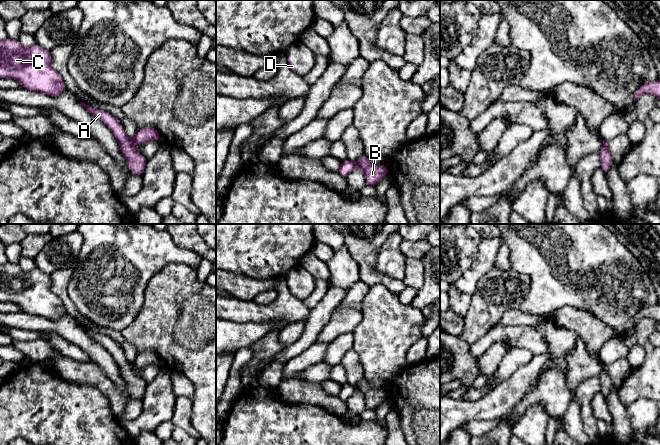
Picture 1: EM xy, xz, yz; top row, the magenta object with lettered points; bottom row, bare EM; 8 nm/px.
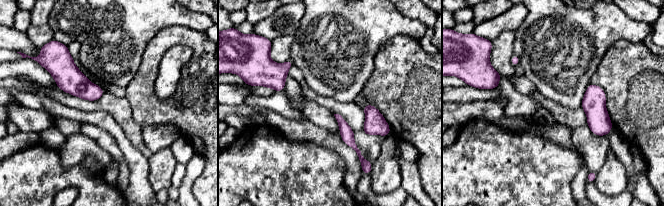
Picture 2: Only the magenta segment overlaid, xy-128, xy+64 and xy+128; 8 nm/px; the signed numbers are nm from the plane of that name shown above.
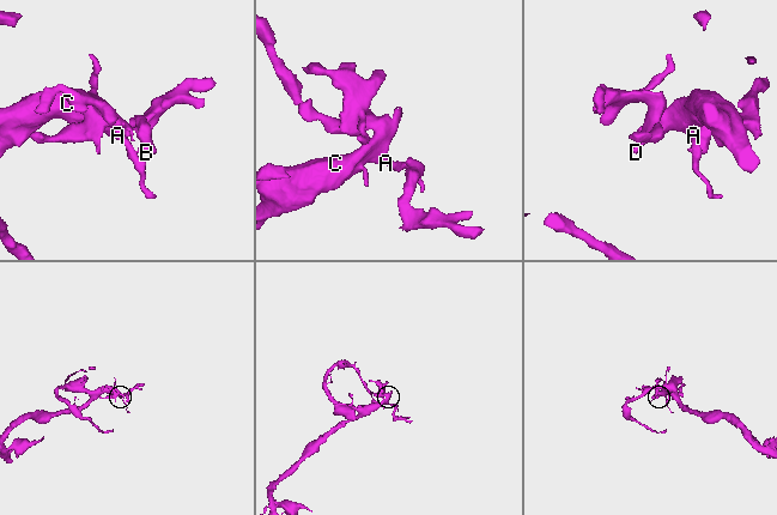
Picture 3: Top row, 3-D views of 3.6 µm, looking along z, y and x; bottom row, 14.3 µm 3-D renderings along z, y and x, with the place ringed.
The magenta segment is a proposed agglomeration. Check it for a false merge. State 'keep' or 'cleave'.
cleave

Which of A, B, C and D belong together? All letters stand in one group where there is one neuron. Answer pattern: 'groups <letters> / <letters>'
groups A C D / B

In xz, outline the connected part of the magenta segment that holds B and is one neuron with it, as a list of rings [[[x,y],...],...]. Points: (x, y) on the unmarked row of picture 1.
[[[363,379],[358,385],[357,390],[361,392],[364,397],[368,409],[377,410],[389,397],[388,391],[384,389],[372,388],[366,379]]]

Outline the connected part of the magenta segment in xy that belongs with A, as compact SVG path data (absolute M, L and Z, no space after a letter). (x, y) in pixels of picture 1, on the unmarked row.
M84 326L80 327L87 335L100 343L112 355L119 367L121 377L127 384L129 394L142 401L148 383L134 374L132 364L128 362L119 345L106 335L92 332Z

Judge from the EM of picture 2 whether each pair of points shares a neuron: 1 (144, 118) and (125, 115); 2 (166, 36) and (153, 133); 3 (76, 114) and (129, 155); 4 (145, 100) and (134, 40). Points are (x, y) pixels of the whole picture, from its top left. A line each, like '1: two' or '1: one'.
1: two
2: two
3: one
4: two

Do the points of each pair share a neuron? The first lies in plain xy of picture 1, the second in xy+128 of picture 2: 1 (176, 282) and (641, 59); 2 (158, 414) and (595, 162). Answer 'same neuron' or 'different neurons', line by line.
1: same neuron
2: different neurons

